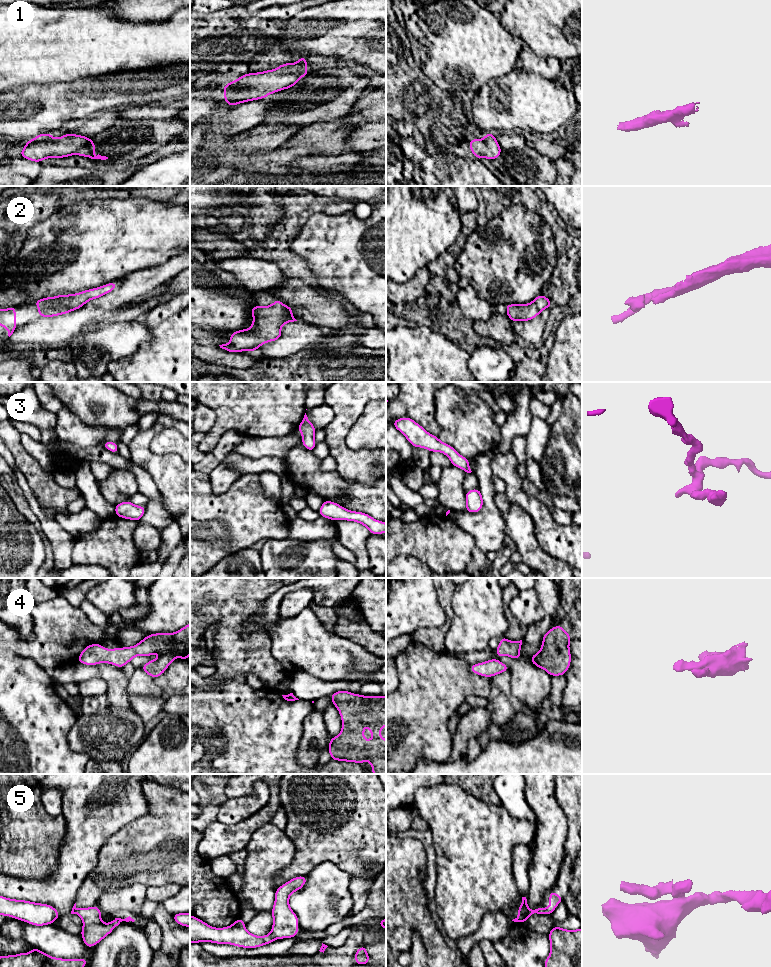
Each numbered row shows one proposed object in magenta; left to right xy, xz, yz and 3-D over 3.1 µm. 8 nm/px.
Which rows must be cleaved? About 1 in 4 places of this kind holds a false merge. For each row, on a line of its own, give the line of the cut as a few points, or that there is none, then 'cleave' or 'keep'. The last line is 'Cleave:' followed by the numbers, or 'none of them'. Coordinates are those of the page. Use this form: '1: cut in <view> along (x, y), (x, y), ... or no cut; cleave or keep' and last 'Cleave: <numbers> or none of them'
1: no cut; keep
2: no cut; keep
3: no cut; keep
4: no cut; keep
5: cut in xz along (271, 932), (276, 937); cleave
Cleave: 5

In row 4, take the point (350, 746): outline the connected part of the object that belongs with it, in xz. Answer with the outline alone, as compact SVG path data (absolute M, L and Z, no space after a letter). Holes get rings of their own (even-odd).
M339 690L329 696L333 705L340 713L342 730L329 741L329 754L332 760L371 763L373 774L386 774L386 739L381 738L381 727L386 727L386 697L363 696L349 691ZM367 725L374 736L371 740L364 739L364 726Z

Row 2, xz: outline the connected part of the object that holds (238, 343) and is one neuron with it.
M276 299L269 306L254 306L250 312L253 323L250 328L231 333L228 344L219 345L227 352L254 351L263 344L282 337L281 328L288 322L297 321L292 315L292 307Z

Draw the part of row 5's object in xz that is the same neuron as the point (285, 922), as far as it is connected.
M297 876L275 890L274 906L271 910L273 926L271 933L278 939L294 938L298 934L298 917L290 908L290 895L299 891L307 882L306 876Z

